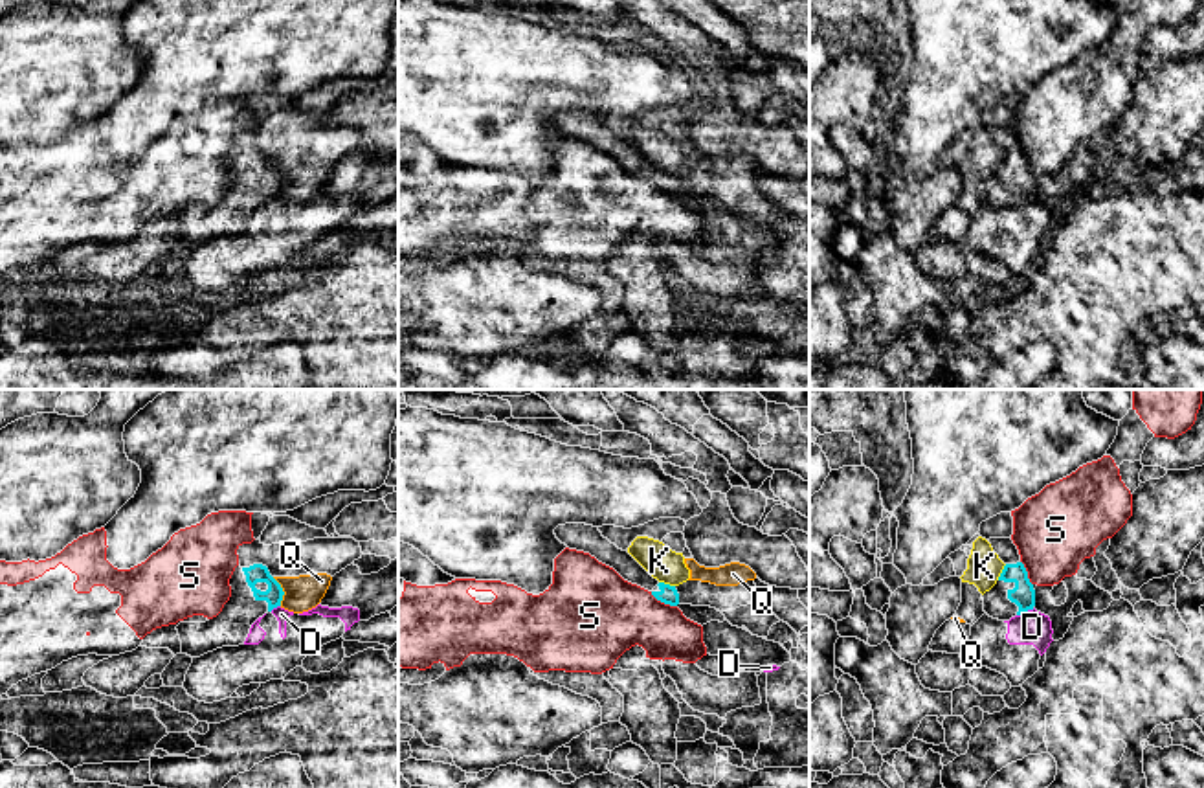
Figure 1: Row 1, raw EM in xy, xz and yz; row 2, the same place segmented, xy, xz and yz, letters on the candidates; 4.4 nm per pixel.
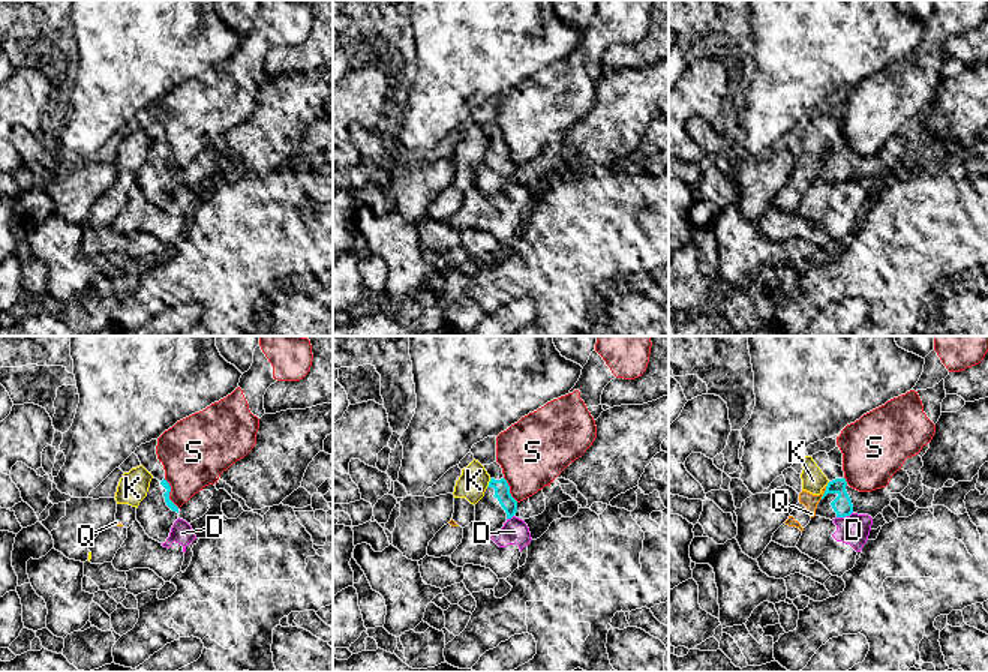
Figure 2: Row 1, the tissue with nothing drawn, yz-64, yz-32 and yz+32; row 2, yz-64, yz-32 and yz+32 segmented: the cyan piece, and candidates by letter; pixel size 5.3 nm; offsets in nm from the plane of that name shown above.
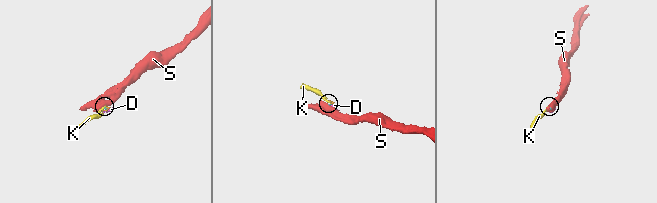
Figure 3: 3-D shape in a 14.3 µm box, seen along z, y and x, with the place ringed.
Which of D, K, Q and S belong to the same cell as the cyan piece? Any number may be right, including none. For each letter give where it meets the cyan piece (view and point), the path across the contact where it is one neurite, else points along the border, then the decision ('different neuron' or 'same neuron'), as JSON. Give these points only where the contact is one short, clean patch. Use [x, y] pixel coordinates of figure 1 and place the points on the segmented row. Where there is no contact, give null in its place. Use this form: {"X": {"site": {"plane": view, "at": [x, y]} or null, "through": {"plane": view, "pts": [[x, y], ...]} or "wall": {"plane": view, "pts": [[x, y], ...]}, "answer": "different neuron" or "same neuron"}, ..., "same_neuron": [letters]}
{"D": {"site": {"plane": "yz", "at": [1025, 610]}, "wall": {"plane": "yz", "pts": [[1034, 608], [1017, 616]]}, "answer": "different neuron"}, "K": {"site": {"plane": "xz", "at": [667, 585]}, "wall": {"plane": "xz", "pts": [[659, 581], [674, 586]]}, "answer": "different neuron"}, "Q": {"site": {"plane": "xy", "at": [283, 592]}, "wall": {"plane": "xy", "pts": [[272, 577], [283, 592], [281, 605]]}, "answer": "different neuron"}, "S": {"site": {"plane": "xz", "at": [663, 601]}, "wall": {"plane": "xz", "pts": [[650, 592], [676, 607]]}, "answer": "different neuron"}, "same_neuron": []}

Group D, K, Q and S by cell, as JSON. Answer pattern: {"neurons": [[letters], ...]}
{"neurons": [["D"], ["K", "Q"], ["S"]]}

